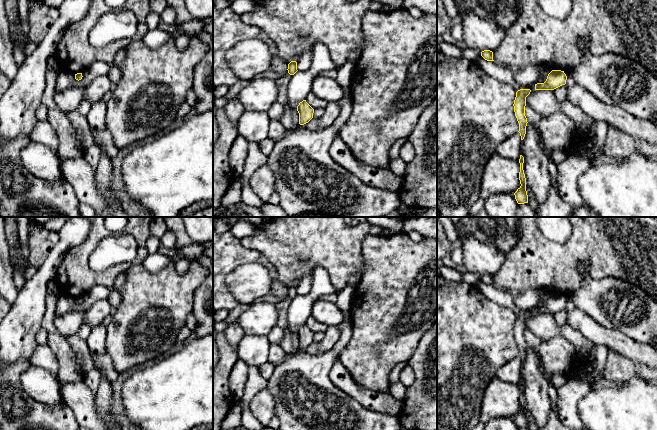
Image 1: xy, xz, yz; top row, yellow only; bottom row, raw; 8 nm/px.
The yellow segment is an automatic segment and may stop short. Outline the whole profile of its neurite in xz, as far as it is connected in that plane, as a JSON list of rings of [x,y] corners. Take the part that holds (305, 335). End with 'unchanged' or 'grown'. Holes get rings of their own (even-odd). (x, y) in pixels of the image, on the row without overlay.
[[[306,324],[299,327],[297,335],[299,337],[300,349],[308,347],[313,342],[314,333],[306,326]]]; unchanged

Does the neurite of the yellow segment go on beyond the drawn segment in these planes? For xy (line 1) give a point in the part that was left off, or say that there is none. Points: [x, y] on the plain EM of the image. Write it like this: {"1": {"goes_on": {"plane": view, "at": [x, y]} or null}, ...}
{"1": {"goes_on": null}}

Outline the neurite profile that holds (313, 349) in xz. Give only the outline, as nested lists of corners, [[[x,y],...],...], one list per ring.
[[[312,342],[308,347],[304,348],[304,349],[300,349],[298,348],[297,350],[290,352],[290,353],[286,353],[284,359],[290,355],[296,355],[299,353],[307,353],[311,356],[317,356],[319,355],[320,352],[320,342]]]

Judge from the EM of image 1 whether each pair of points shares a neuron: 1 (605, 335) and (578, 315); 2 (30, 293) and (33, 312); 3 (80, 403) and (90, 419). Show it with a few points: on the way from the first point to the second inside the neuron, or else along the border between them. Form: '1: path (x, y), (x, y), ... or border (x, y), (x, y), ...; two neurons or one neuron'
1: path (598, 334), (585, 322); one neuron
2: path (30, 298), (30, 307); one neuron
3: path (84, 407), (86, 415); one neuron

